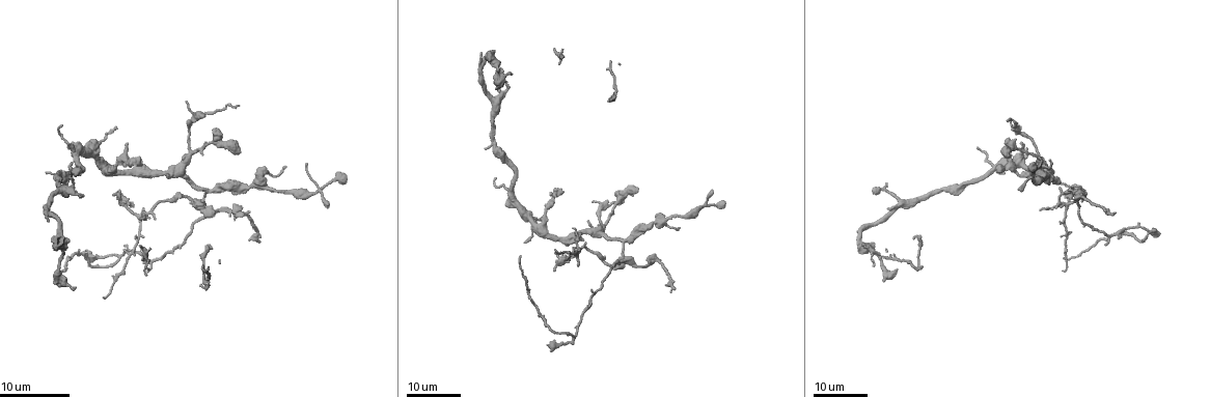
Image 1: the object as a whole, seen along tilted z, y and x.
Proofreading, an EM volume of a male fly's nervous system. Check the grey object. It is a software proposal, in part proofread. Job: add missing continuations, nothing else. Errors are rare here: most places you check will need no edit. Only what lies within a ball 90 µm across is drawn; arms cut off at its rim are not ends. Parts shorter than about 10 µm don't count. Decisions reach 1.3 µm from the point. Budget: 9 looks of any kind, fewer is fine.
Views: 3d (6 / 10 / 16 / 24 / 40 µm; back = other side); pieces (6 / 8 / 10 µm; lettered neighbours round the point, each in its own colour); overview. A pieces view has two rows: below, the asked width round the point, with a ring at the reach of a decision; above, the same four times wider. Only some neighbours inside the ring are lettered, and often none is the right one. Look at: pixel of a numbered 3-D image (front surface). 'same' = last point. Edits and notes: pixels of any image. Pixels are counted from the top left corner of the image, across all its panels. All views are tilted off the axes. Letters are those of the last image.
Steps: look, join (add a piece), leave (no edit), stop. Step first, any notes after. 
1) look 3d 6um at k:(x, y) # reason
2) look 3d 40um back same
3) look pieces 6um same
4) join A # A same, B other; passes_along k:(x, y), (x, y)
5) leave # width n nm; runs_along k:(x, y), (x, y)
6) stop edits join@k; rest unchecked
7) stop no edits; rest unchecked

look 3d 16um at 1:(140, 163) # an open end

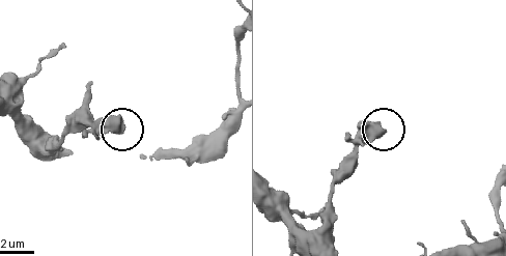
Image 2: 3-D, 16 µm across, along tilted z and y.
look 3d 10um at 2:(124, 129)

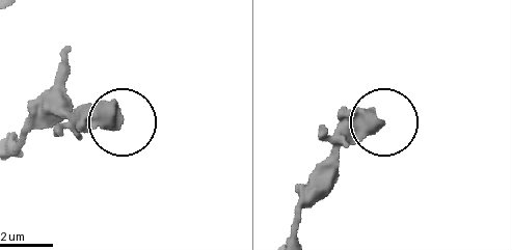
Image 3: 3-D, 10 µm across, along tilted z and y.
look pieces 10um at 3:(380, 124) # what lies round it

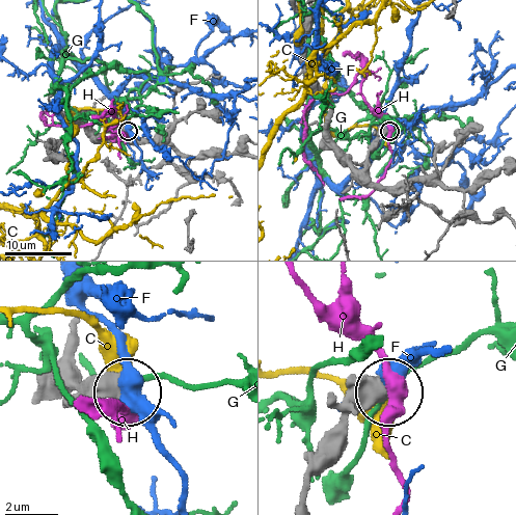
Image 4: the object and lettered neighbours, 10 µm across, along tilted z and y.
leave # C other, F other, G other, H other; runs_along 4:(298, 500), (341, 423), (386, 391); none of them fits

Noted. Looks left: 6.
look 3d 24um at 1:(578, 263) # an open end

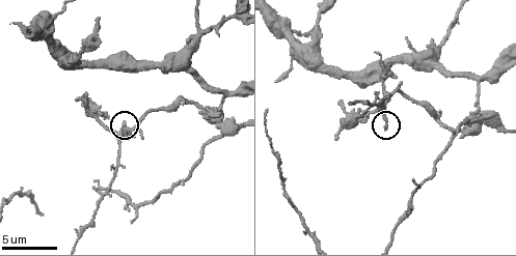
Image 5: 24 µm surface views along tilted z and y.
look pieces 10um at 5:(123, 124)

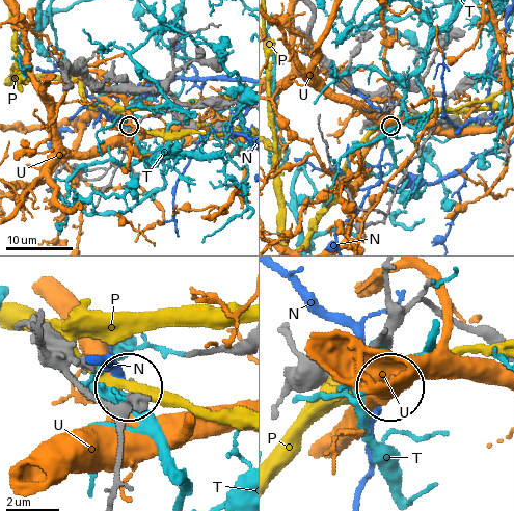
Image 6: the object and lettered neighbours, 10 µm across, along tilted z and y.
leave # width 190 nm; N other, P other, T other, U other; no lettered piece goes on from it

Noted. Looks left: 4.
look 3d 24um at 1:(117, 129)

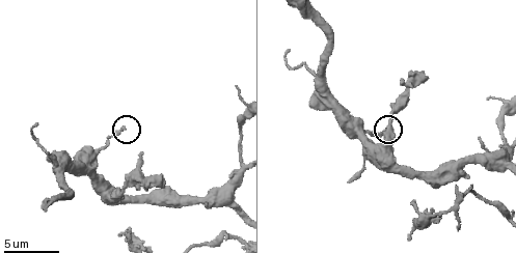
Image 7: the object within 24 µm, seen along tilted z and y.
look pieces 6um at 7:(126, 128)

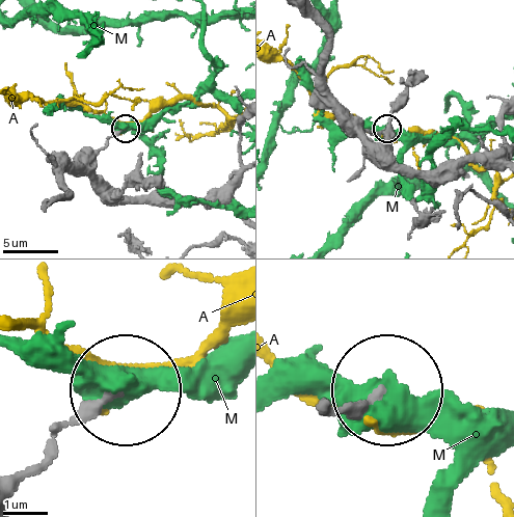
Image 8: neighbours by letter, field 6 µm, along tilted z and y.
leave # A other, M other; runs_along 8:(328, 406), (358, 407), (385, 391); no lettered piece goes on from it

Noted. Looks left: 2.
look pieces 10um at 7:(351, 181)

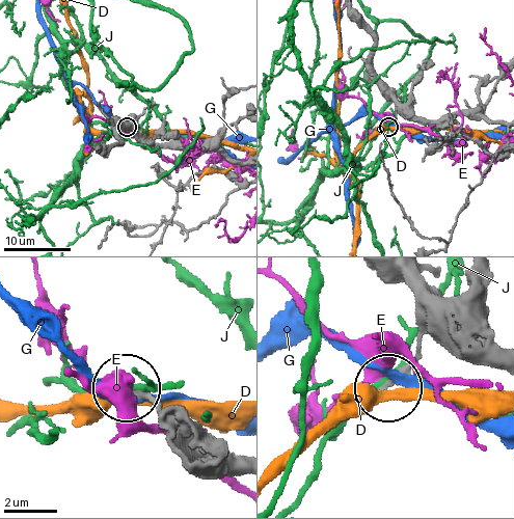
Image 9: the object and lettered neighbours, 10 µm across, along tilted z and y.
leave # width 250 nm; D other, E other, G other, J other; none of them fits

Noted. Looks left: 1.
stop no edits; rest unchecked

